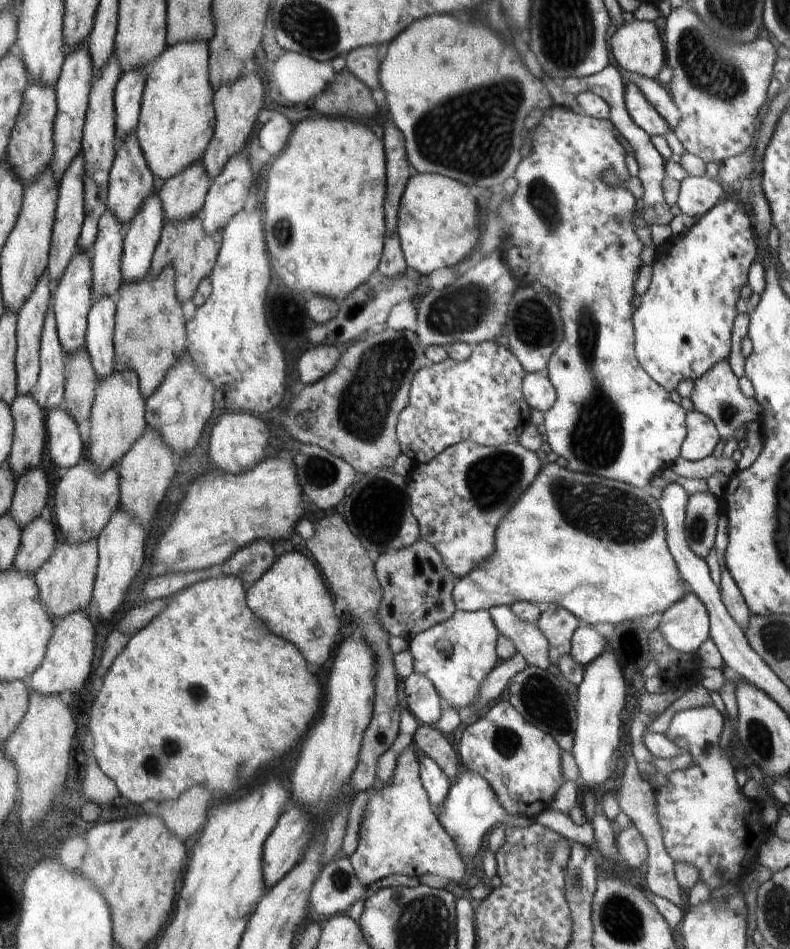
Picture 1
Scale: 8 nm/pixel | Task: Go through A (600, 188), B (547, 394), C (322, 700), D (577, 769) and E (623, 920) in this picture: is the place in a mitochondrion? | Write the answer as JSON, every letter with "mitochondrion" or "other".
{"A":"other","B":"other","C":"other","D":"other","E":"mitochondrion"}

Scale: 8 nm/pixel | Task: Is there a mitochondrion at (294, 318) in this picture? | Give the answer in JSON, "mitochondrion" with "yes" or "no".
{"mitochondrion":"no"}

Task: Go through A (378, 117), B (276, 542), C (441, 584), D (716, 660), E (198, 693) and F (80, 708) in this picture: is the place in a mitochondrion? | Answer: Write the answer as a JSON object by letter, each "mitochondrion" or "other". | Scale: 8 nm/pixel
{"A":"other","B":"other","C":"other","D":"other","E":"mitochondrion","F":"other"}

